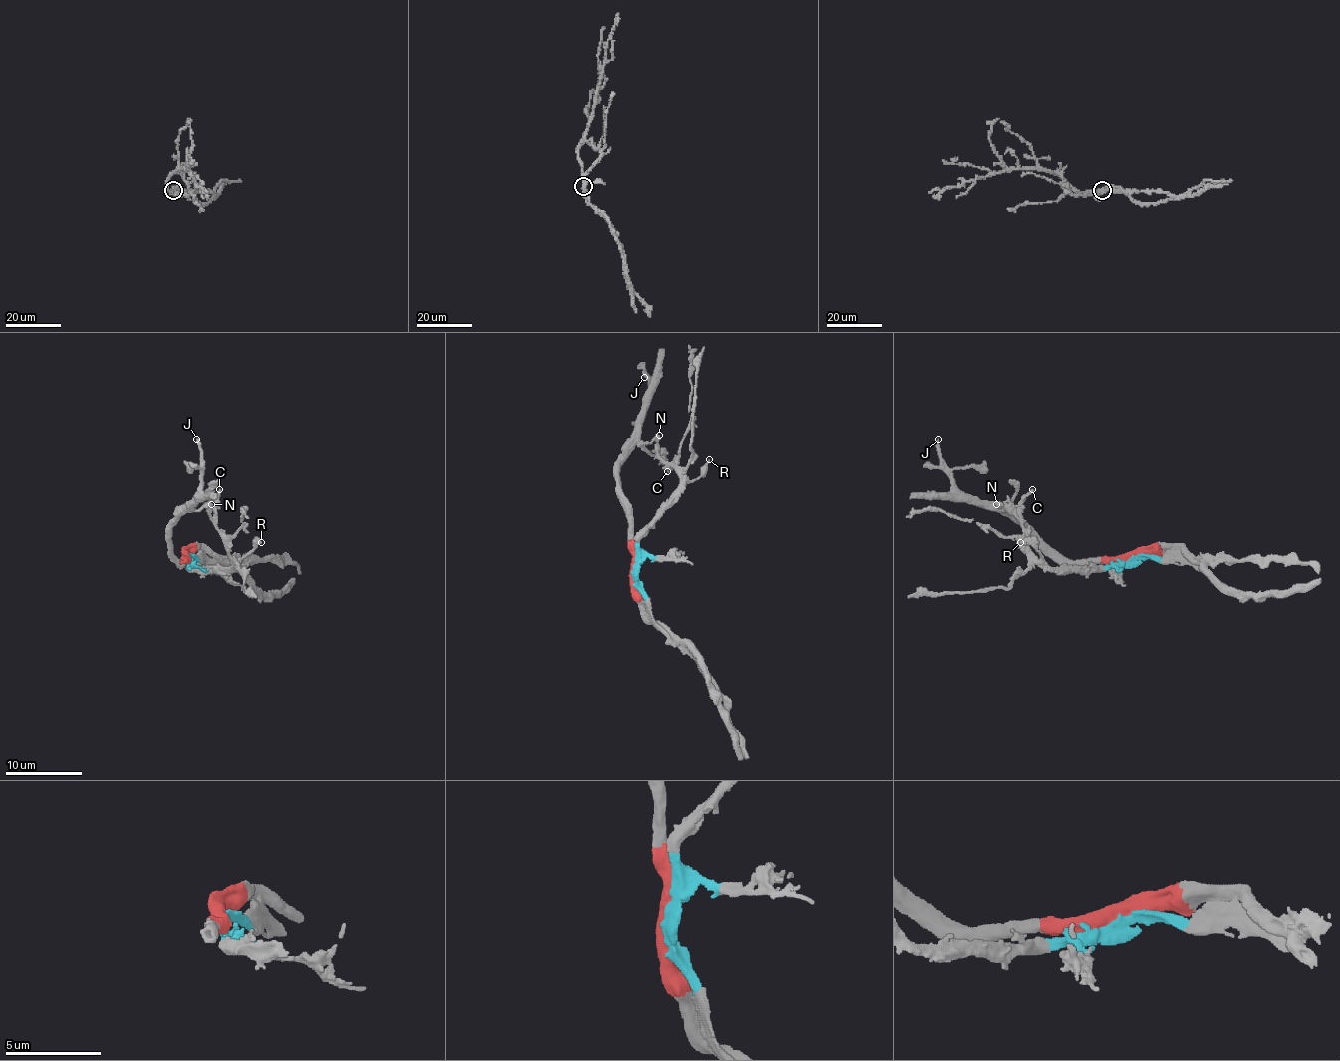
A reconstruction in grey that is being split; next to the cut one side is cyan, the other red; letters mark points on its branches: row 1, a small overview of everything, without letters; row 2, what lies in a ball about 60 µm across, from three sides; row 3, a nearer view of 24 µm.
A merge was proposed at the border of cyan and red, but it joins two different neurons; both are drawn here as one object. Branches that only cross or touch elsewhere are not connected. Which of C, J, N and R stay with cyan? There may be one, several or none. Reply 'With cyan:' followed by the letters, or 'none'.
With cyan: C, R

